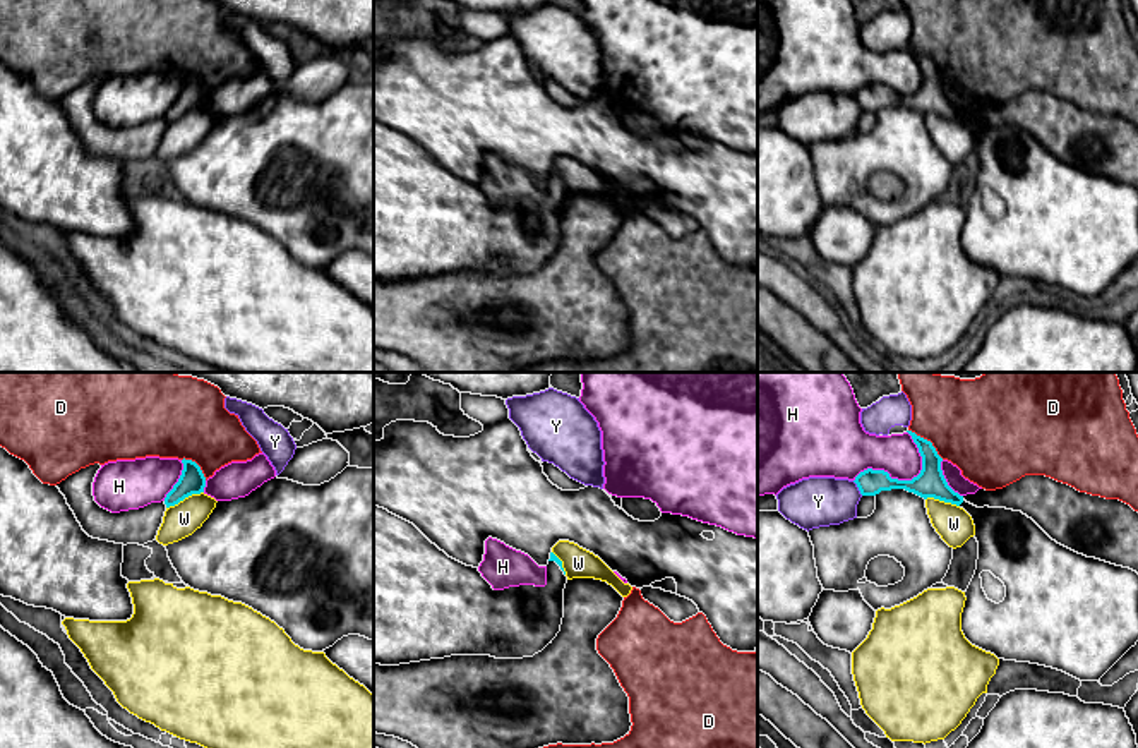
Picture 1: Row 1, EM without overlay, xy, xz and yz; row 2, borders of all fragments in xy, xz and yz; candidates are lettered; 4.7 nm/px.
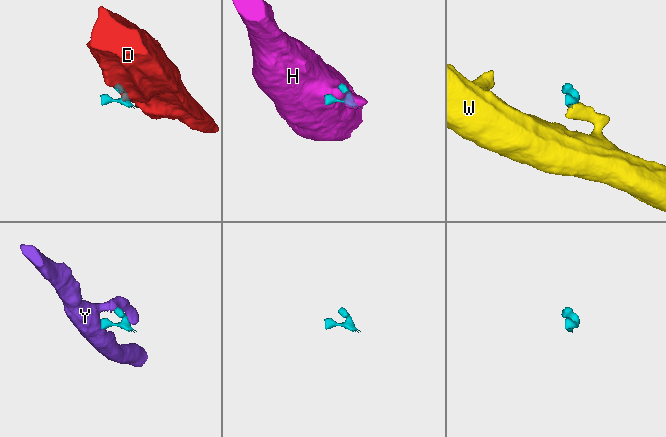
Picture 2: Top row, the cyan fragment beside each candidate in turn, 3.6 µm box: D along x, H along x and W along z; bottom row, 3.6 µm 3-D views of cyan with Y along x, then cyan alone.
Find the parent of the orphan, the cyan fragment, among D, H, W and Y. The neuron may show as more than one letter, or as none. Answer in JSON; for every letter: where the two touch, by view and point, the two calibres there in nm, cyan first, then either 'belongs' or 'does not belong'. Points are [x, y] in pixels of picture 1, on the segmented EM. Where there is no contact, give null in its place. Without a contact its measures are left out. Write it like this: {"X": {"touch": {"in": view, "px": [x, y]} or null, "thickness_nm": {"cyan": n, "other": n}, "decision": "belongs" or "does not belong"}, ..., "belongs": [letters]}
{"D": {"touch": {"in": "yz", "px": [926, 440]}, "thickness_nm": {"cyan": 140, "other": 420}, "decision": "does not belong"}, "H": {"touch": {"in": "yz", "px": [904, 481]}, "thickness_nm": {"cyan": 140, "other": 190}, "decision": "does not belong"}, "W": {"touch": {"in": "xy", "px": [184, 498]}, "thickness_nm": {"cyan": 120, "other": 160}, "decision": "does not belong"}, "Y": {"touch": {"in": "yz", "px": [857, 486]}, "thickness_nm": {"cyan": 120, "other": 240}, "decision": "does not belong"}, "belongs": []}

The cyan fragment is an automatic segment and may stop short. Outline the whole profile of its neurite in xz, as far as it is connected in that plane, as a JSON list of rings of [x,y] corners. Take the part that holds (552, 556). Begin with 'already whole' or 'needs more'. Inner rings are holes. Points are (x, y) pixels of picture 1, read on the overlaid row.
needs more | [[[374,504],[374,664],[399,666],[451,655],[533,657],[560,631],[566,583],[562,561],[550,552],[545,587],[494,590],[478,568],[449,558],[413,523]]]

